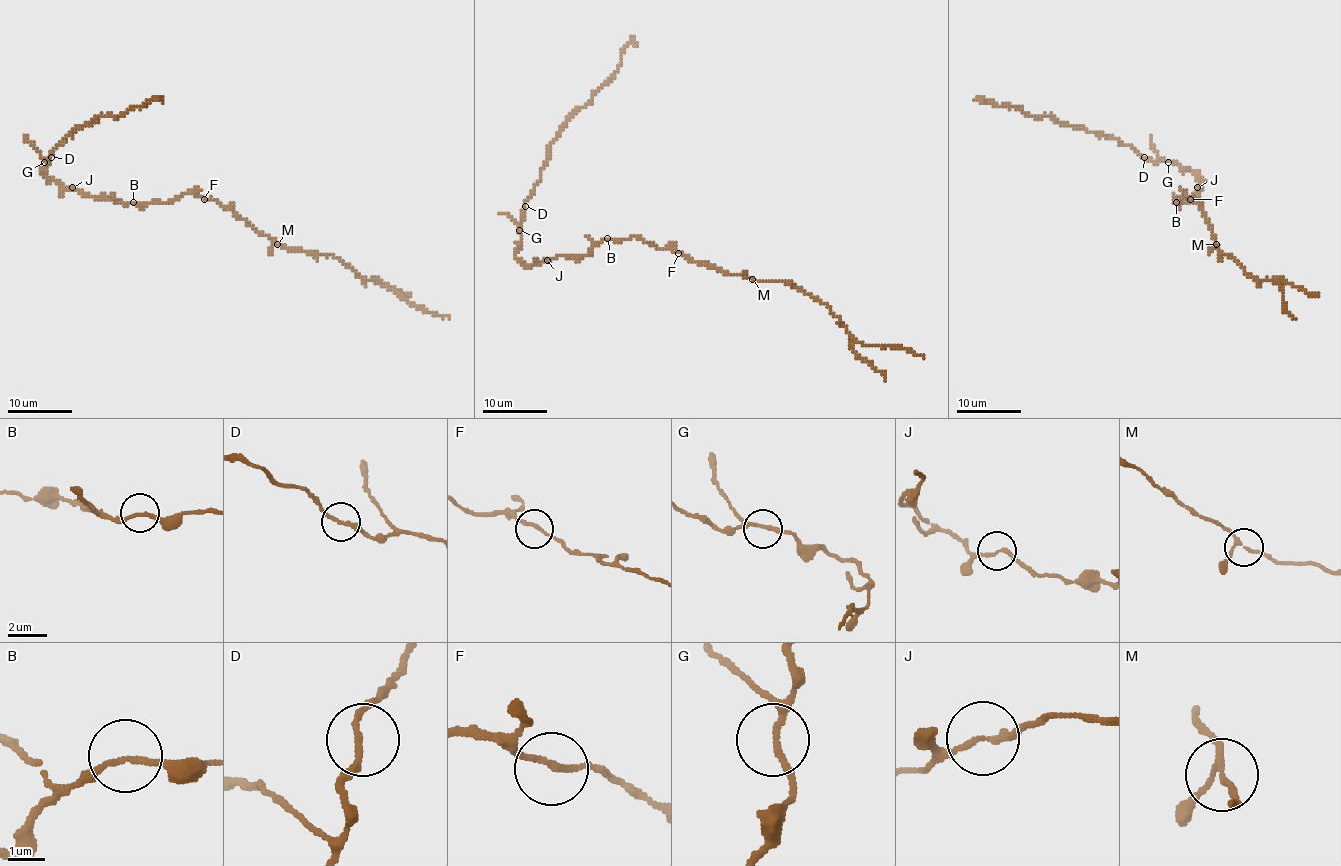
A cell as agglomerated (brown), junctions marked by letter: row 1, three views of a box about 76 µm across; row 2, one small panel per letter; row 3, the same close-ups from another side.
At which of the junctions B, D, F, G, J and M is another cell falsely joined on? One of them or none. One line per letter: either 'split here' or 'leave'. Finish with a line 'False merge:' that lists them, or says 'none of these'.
B: leave
D: leave
F: leave
G: leave
J: leave
M: leave
False merge: none of these

